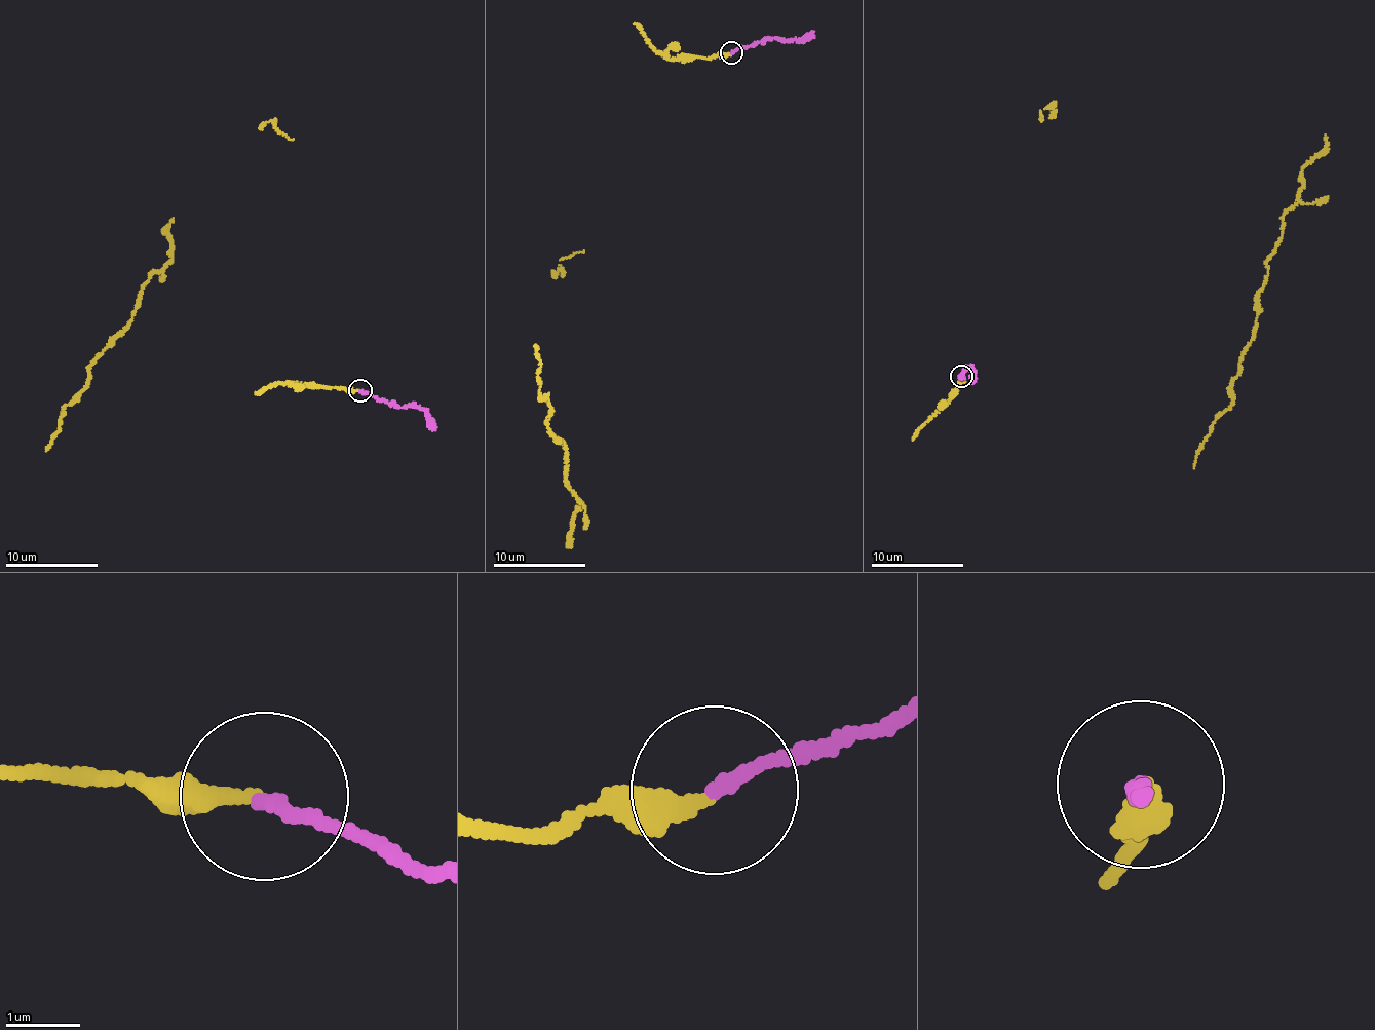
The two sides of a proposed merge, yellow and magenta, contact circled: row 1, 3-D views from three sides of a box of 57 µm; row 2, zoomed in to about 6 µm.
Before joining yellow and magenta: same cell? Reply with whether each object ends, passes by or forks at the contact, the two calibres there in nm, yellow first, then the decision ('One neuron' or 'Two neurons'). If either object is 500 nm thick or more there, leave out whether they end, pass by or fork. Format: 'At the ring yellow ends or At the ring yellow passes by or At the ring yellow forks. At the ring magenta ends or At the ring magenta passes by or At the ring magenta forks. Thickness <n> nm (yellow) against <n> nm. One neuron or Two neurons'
At the ring yellow ends. At the ring magenta ends. Thickness 260 nm (yellow) against 170 nm. One neuron

